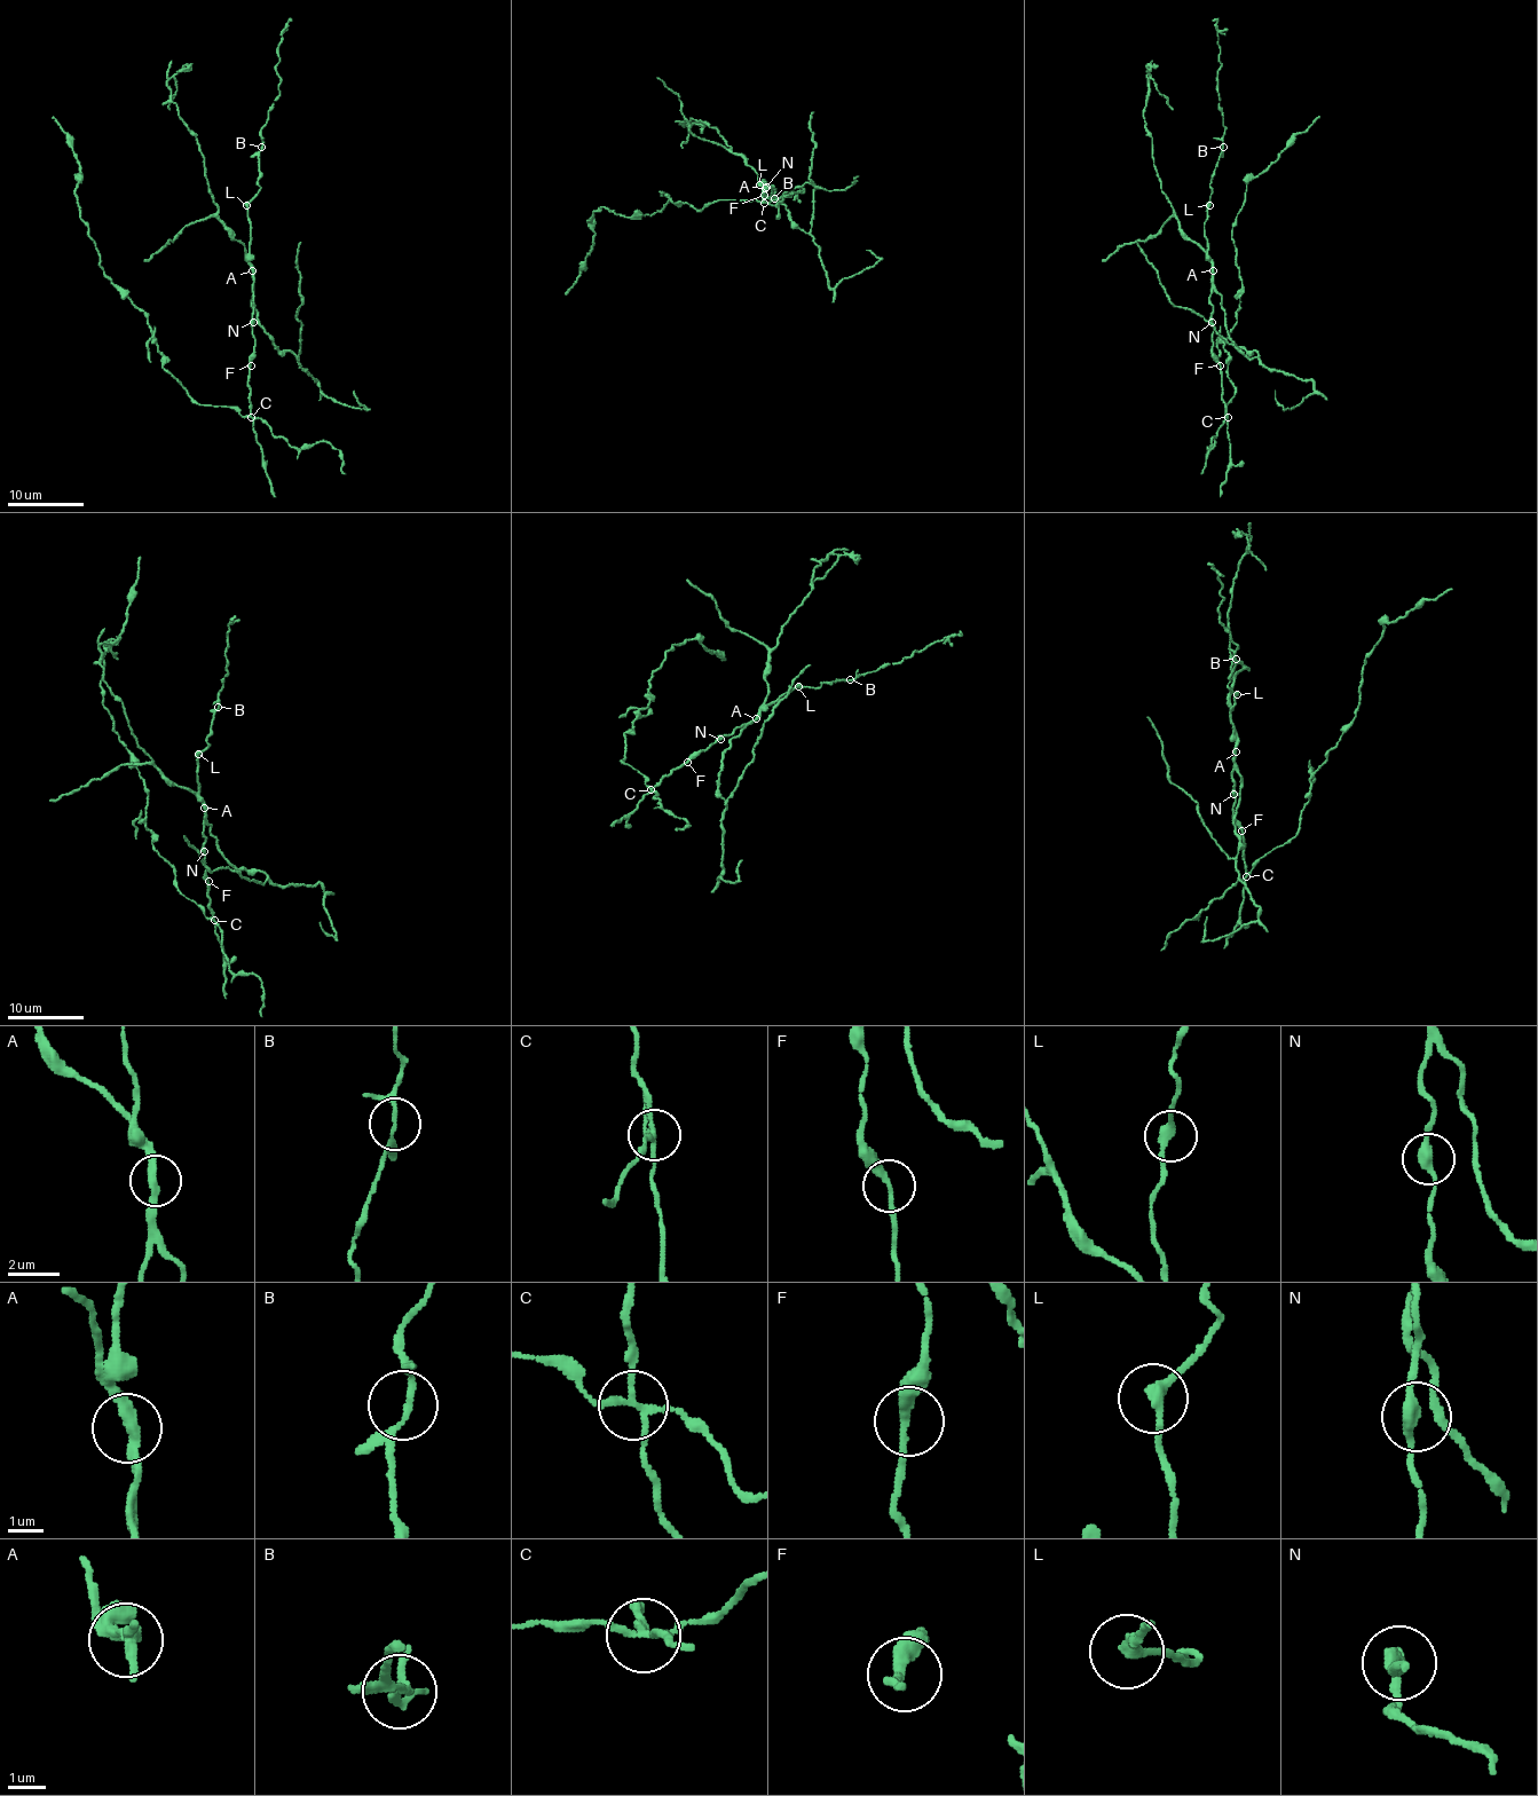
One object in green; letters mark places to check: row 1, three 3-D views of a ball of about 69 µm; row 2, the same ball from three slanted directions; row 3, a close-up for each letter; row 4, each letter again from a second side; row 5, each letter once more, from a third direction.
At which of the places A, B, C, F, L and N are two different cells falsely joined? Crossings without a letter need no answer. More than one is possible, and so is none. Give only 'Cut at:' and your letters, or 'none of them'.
Cut at: A, C

